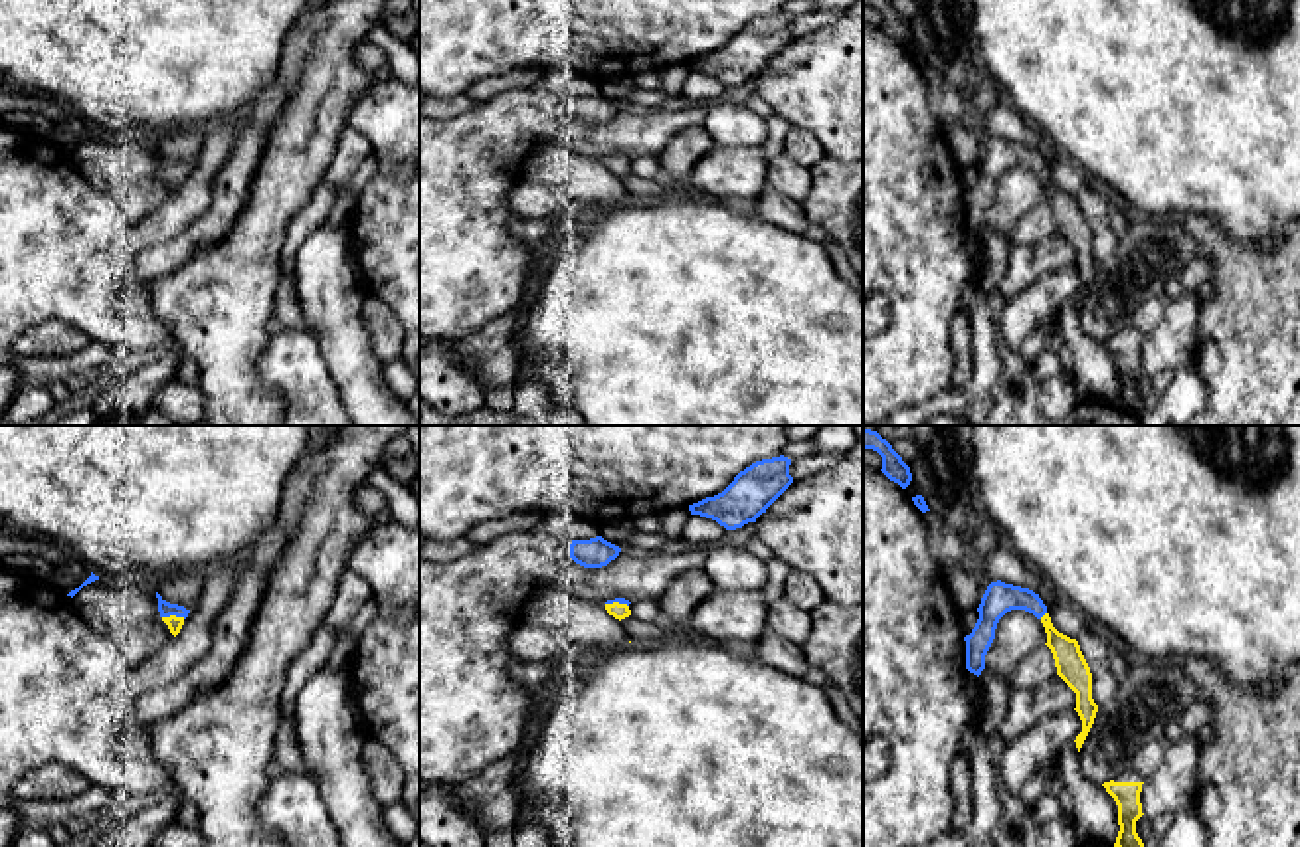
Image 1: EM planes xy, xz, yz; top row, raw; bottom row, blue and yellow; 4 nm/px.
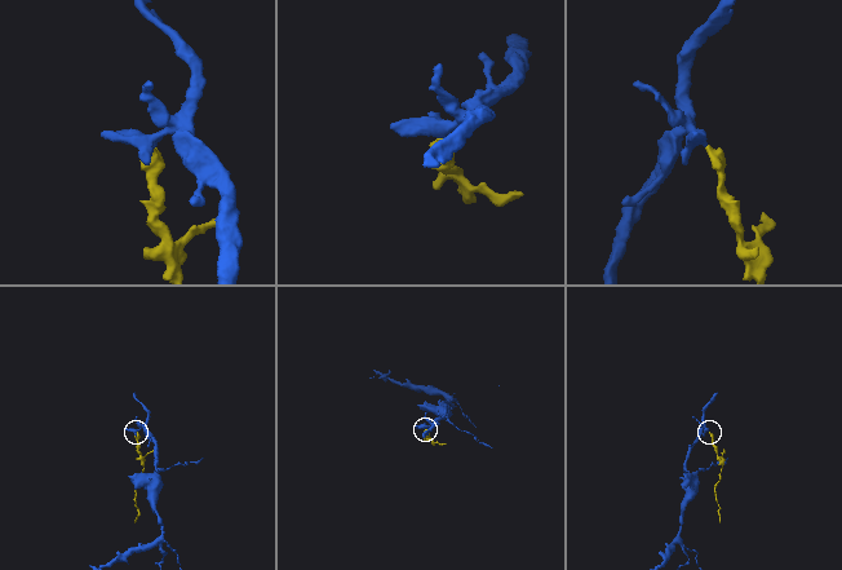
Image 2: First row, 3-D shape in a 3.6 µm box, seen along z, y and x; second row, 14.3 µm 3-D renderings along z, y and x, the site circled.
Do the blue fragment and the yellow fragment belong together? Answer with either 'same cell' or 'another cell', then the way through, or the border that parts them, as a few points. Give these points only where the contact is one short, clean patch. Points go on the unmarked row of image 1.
same cell; runs through xy (165, 165), (175, 171), (175, 181)

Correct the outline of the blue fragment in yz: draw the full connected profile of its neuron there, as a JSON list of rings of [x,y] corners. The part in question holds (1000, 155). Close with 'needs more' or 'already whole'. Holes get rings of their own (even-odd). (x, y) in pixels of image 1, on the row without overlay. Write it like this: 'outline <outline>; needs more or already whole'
outline [[[1001,137],[991,139],[977,164],[979,176],[966,198],[966,226],[974,232],[981,232],[985,226],[985,212],[995,196],[999,176],[1011,166],[1025,166],[1033,170],[1045,184],[1047,204],[1053,210],[1057,232],[1076,249],[1076,269],[1082,277],[1082,289],[1076,293],[1076,305],[1080,309],[1098,269],[1098,261],[1092,255],[1092,230],[1080,208],[1076,196],[1059,190],[1047,170],[1047,162],[1029,144],[1005,141]]]; needs more

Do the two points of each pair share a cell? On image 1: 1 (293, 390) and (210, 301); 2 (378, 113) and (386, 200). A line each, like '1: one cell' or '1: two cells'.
1: two cells
2: one cell

